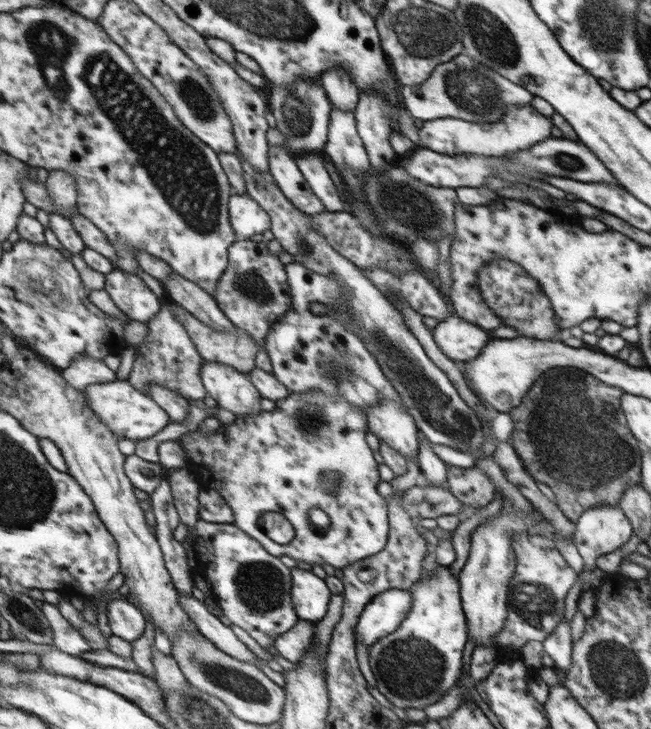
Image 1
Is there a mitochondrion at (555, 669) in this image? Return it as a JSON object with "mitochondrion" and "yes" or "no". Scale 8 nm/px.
{"mitochondrion":"no"}

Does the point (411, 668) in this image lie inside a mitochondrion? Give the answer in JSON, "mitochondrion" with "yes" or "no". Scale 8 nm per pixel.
{"mitochondrion":"yes"}

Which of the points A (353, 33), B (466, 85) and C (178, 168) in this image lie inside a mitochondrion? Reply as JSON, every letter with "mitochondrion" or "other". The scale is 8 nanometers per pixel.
{"A":"other","B":"mitochondrion","C":"mitochondrion"}

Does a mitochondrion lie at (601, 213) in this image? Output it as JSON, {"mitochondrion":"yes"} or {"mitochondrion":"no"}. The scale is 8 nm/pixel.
{"mitochondrion":"no"}

